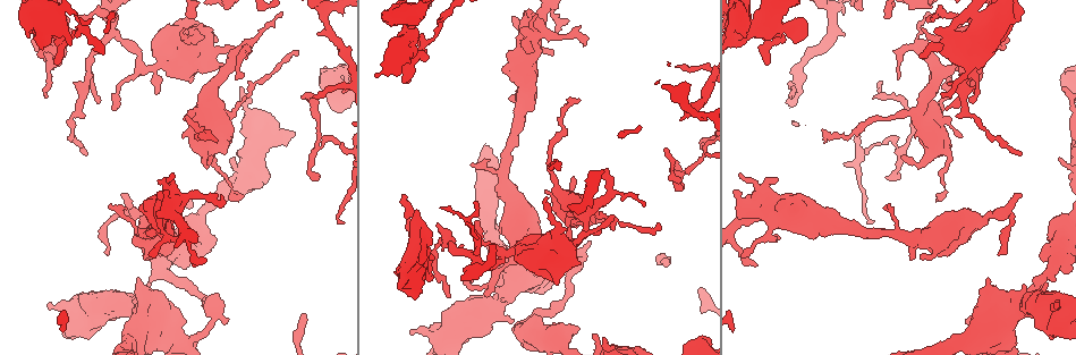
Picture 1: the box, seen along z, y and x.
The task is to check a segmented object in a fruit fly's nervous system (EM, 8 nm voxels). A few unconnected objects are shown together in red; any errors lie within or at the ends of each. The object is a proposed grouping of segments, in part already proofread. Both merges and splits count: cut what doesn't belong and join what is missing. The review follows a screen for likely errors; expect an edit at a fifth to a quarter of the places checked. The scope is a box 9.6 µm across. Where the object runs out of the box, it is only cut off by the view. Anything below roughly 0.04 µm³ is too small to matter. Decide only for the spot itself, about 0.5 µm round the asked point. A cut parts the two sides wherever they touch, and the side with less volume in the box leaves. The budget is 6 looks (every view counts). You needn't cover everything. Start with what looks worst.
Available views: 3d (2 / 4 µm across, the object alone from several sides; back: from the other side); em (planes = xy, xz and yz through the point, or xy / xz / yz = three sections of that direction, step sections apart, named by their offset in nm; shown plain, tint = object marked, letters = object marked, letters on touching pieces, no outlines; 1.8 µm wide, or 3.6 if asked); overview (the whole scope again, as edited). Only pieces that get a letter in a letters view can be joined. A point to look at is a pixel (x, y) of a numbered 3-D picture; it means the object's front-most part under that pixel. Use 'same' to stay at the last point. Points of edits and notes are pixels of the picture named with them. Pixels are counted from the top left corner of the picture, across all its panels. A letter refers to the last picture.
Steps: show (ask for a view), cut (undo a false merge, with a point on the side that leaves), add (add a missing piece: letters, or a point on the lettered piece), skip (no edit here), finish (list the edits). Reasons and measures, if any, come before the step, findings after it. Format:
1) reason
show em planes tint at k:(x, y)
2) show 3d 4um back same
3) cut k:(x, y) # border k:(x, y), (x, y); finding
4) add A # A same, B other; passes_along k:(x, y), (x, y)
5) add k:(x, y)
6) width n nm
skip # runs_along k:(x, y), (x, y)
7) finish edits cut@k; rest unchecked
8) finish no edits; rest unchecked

sharp bend
show em yz step 4 tint at 1:(777, 42)

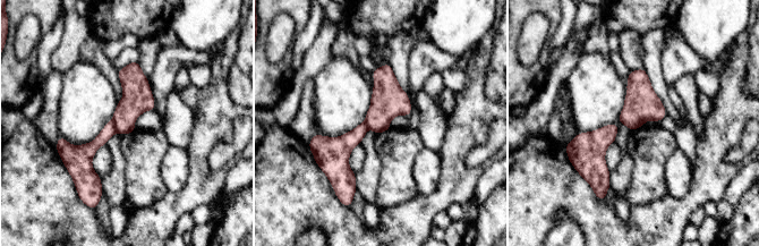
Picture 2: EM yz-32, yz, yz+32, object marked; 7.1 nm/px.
show em yz step 4 letters same

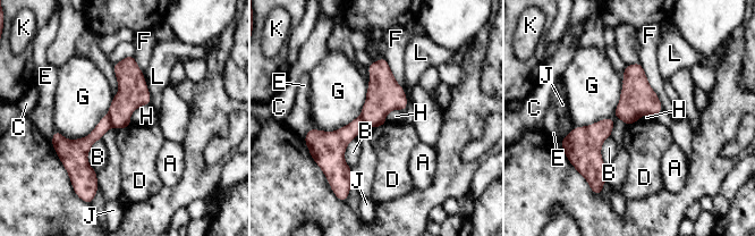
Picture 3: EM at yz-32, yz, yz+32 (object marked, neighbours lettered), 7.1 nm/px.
cut 3:(133, 93) # A other, B other, C other, D other, E other, F other, G other, H other, J other, K other, L other; border 3:(108, 114), (112, 126); two cells meet here

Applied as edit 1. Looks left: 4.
sudden change in width
show em planes tint at 1:(185, 344)

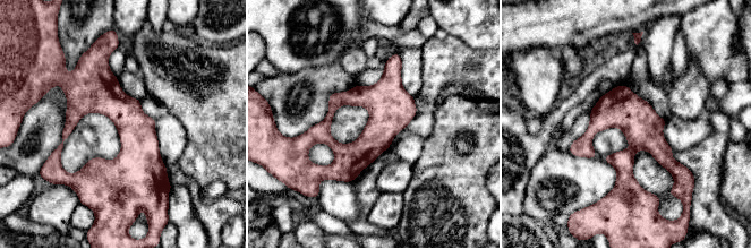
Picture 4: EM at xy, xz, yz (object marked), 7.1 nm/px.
see the neighbours
show em planes letters same

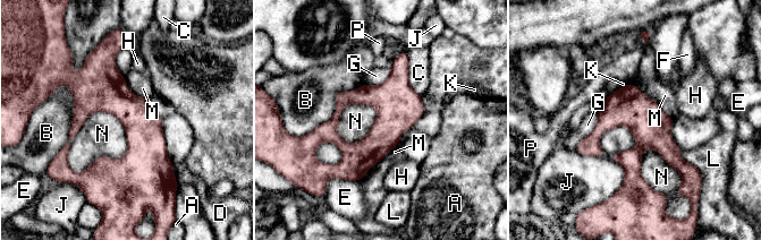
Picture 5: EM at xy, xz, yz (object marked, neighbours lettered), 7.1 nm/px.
longest_contact B 550 nm
skip # A other, B other, C other, D other, E other, F other, G other, H other, J other, K other, L other, M other, N other, P other; runs_along 5:(110, 56), (136, 118), (121, 189); all the same cell

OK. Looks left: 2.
thick end
show 3d 4um at 1:(339, 70)

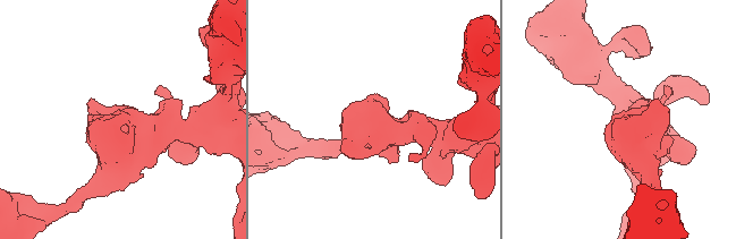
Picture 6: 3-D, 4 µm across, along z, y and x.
show em planes letters at 6:(611, 116)

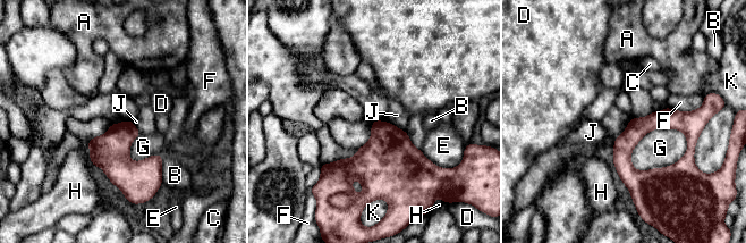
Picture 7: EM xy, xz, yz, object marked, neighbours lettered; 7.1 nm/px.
skip # A other, B other, C other, D other, E other, F other, G other, H other, J other, K other; runs_along 7:(695, 112), (687, 154), (634, 187); none of them fits

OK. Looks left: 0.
finish edits cut@3; rest unchecked

